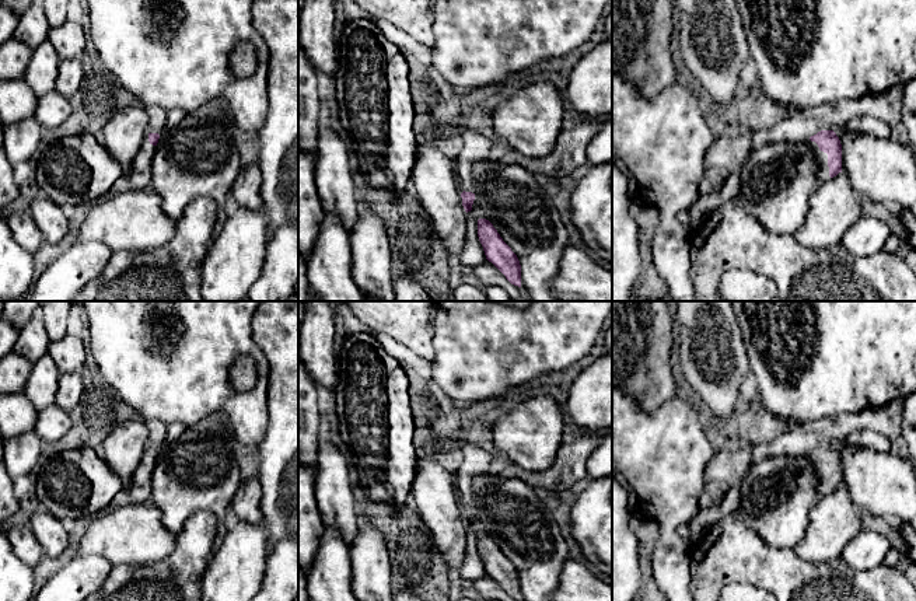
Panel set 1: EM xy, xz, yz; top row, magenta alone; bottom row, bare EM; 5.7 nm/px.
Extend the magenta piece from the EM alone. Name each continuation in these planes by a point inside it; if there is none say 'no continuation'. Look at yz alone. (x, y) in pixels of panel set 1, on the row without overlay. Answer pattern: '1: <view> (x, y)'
1: yz (822, 489)

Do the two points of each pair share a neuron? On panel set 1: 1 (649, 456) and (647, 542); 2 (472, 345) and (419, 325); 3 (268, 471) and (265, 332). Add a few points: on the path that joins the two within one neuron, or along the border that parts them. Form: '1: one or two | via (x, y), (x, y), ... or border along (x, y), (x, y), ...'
1: two | border along (632, 513), (657, 524), (654, 551)
2: two | border along (437, 315), (432, 342), (433, 357), (430, 360)
3: one | via (283, 436), (283, 367)

